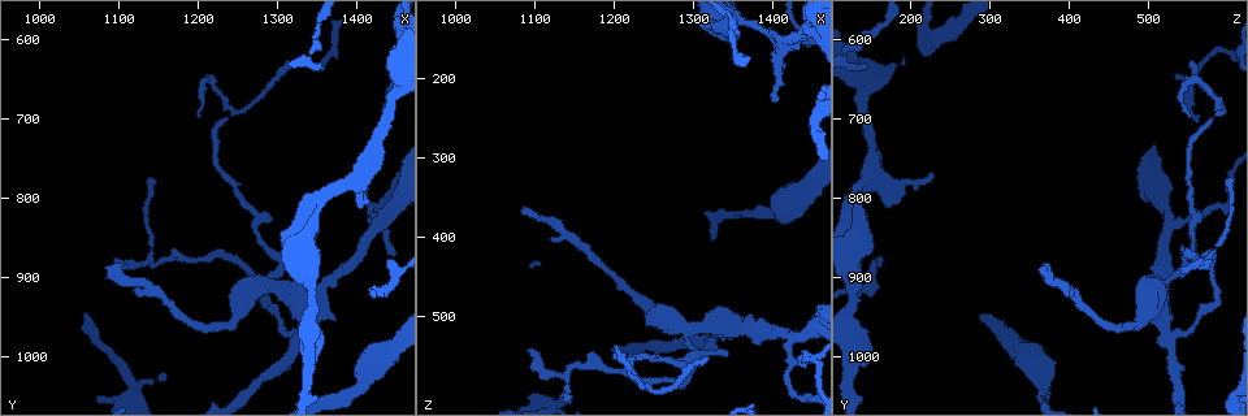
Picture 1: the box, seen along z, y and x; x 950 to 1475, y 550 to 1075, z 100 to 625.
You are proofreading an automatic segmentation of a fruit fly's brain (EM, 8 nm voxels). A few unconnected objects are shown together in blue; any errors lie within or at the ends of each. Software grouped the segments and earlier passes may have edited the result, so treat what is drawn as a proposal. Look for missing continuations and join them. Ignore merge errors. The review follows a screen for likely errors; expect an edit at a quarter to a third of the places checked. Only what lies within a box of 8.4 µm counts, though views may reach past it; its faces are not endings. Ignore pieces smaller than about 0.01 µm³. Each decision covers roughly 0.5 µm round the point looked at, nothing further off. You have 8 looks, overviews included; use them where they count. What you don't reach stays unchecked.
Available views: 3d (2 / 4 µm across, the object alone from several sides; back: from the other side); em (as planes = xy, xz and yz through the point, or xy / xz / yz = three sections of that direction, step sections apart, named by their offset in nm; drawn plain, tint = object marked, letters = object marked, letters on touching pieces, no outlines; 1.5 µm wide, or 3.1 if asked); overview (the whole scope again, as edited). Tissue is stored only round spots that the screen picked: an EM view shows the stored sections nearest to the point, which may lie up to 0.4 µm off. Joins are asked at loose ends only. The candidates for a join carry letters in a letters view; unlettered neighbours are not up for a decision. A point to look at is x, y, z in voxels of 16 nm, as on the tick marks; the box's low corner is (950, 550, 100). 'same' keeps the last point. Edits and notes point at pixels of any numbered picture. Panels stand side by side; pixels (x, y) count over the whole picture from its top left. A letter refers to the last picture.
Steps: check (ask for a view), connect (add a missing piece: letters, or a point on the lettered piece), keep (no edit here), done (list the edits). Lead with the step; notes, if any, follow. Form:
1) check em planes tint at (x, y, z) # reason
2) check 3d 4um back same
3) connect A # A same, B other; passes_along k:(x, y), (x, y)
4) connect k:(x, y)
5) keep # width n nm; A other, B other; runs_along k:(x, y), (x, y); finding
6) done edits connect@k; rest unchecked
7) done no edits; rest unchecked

check 3d 4um back at (1240, 700, 585) # tapers out

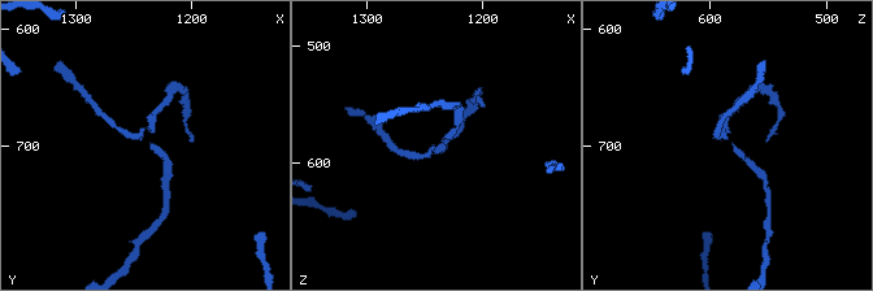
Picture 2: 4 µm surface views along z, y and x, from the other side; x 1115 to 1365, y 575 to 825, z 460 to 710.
check em planes tint at (1234, 700, 580)

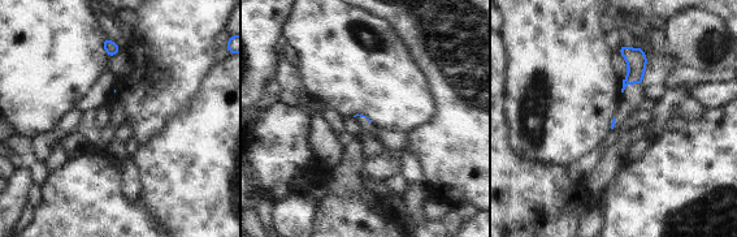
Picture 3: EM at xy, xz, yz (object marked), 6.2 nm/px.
check em planes letters same

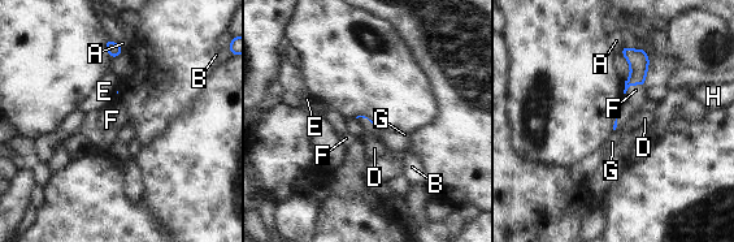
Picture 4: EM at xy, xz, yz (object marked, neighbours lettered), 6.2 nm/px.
keep # A other, B other, D other, E other, F other, G other, H other; border 4:(645, 85), (632, 85), (624, 94); none of them fits

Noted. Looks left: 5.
check em planes letters at (1085, 890, 365) # branch stops here

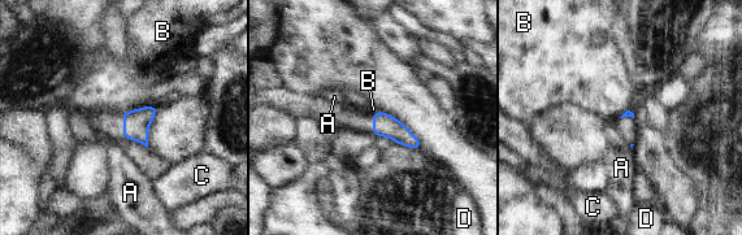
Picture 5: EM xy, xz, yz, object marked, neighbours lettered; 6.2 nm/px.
keep # A other, B other, C other, D other; border 5:(156, 105), (139, 107), (120, 113); no lettered piece goes on from it

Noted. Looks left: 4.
check 3d 4um at (1360, 630, 145) # an open end

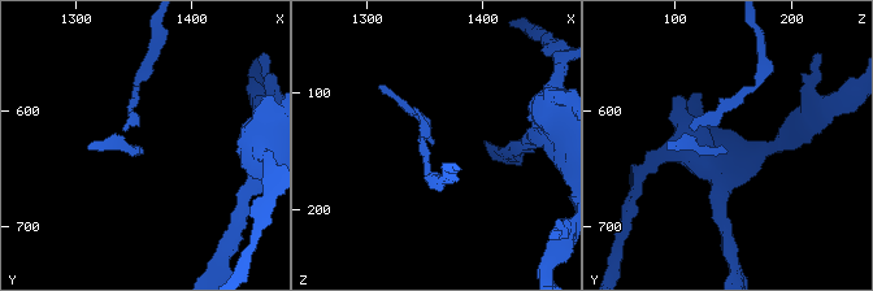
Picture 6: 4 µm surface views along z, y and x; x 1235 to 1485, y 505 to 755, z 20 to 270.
check em planes tint at (1356, 632, 144) # shape alone is not enough

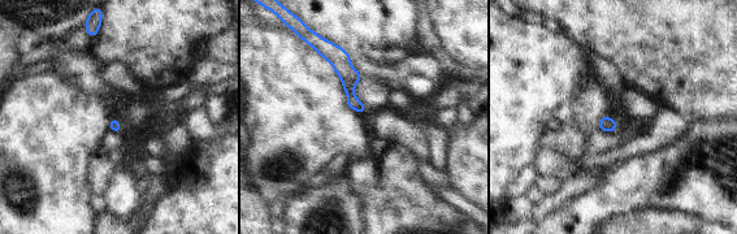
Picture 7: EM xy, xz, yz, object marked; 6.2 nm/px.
check em planes letters same # what lies round it

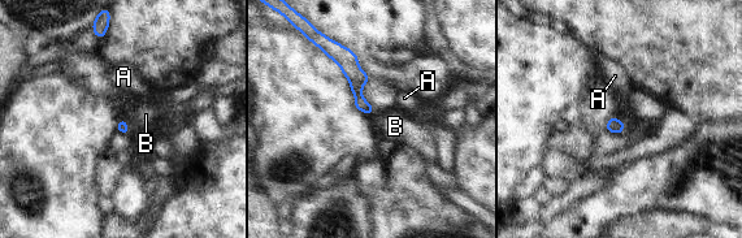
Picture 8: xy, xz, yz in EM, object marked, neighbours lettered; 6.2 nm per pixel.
connect B # width 70 nm; A other, B same; passes_along 8:(122, 126), (127, 130), (146, 115); the neuron continues

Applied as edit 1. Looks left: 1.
done edits connect@8; rest unchecked

